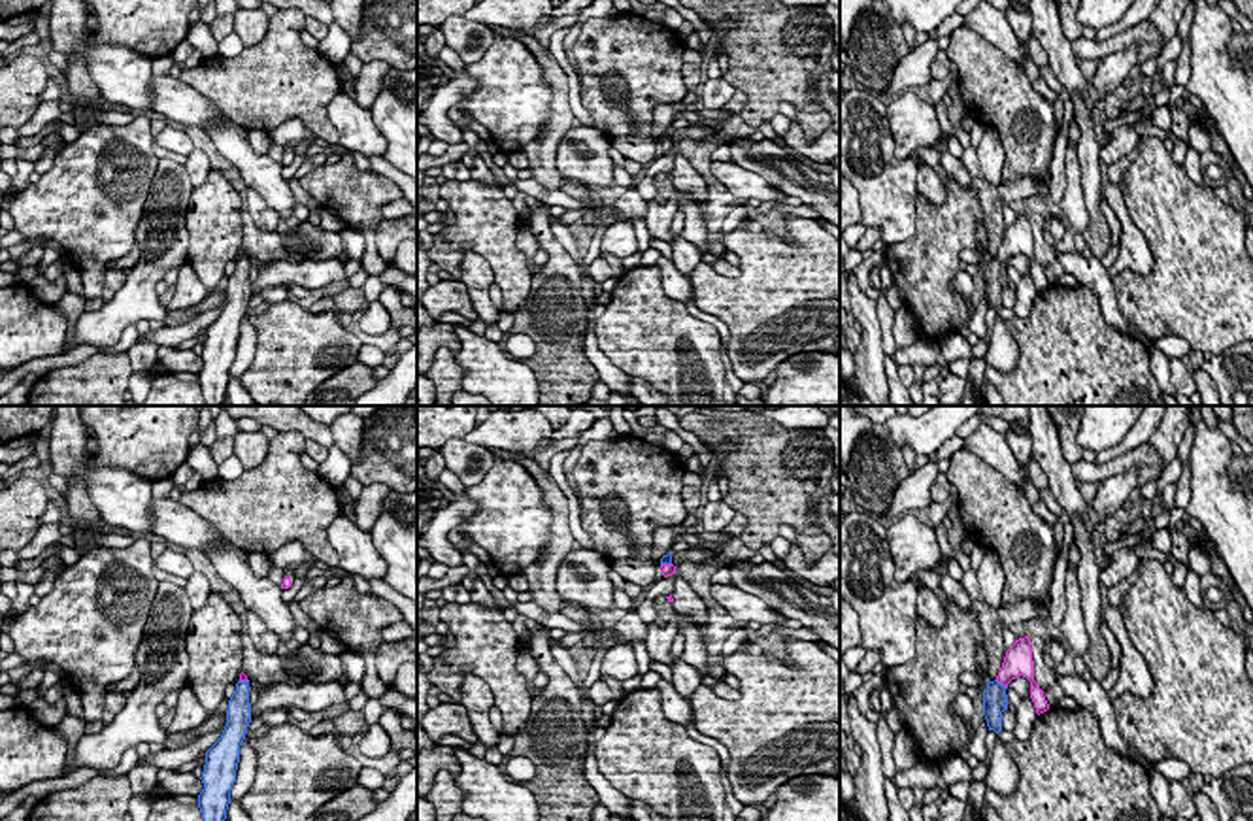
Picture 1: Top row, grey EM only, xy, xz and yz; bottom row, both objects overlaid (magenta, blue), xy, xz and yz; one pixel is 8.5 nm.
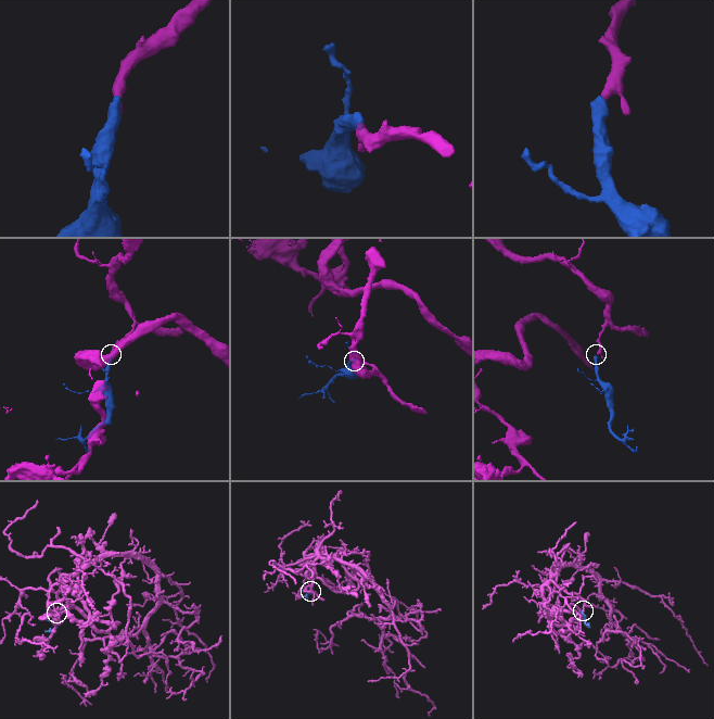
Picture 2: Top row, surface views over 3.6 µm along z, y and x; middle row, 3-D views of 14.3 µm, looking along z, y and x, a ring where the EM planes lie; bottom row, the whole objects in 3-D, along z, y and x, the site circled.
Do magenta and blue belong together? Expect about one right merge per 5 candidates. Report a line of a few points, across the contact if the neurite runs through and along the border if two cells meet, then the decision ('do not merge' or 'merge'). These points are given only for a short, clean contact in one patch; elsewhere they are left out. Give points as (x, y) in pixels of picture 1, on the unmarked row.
yz (1018, 238), (1001, 261), (995, 268), (995, 278) | merge

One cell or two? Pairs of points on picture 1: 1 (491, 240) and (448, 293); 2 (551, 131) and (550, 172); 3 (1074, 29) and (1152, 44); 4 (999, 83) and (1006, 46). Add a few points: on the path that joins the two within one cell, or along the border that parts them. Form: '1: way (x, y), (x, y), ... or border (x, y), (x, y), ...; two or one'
1: border (453, 278), (459, 280); two
2: way (550, 140), (548, 163); one
3: border (1082, 36), (1072, 42); two
4: border (968, 29), (1019, 65); two

